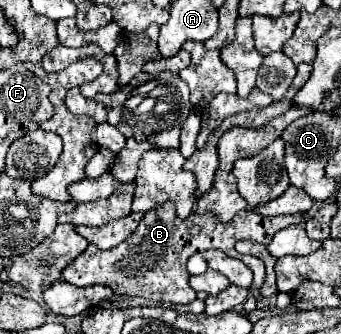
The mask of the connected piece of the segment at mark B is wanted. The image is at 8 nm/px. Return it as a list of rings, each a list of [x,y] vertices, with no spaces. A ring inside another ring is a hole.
[[[161,204],[161,208],[153,208],[153,212],[147,212],[137,230],[123,240],[117,248],[101,250],[93,244],[85,248],[83,254],[79,254],[63,272],[61,278],[73,286],[93,286],[103,284],[109,286],[115,294],[129,294],[129,296],[141,296],[153,302],[171,302],[171,304],[189,304],[195,300],[195,292],[189,286],[189,272],[187,272],[187,260],[195,252],[205,252],[209,248],[223,250],[231,258],[239,258],[245,262],[253,272],[253,284],[251,290],[261,288],[265,278],[265,268],[259,258],[241,256],[235,252],[237,240],[251,240],[259,244],[269,244],[281,228],[301,224],[307,216],[279,216],[279,218],[265,218],[251,210],[241,210],[233,220],[227,224],[217,220],[217,216],[209,214],[197,214],[191,212],[185,220],[181,220],[173,212],[173,204]]]

